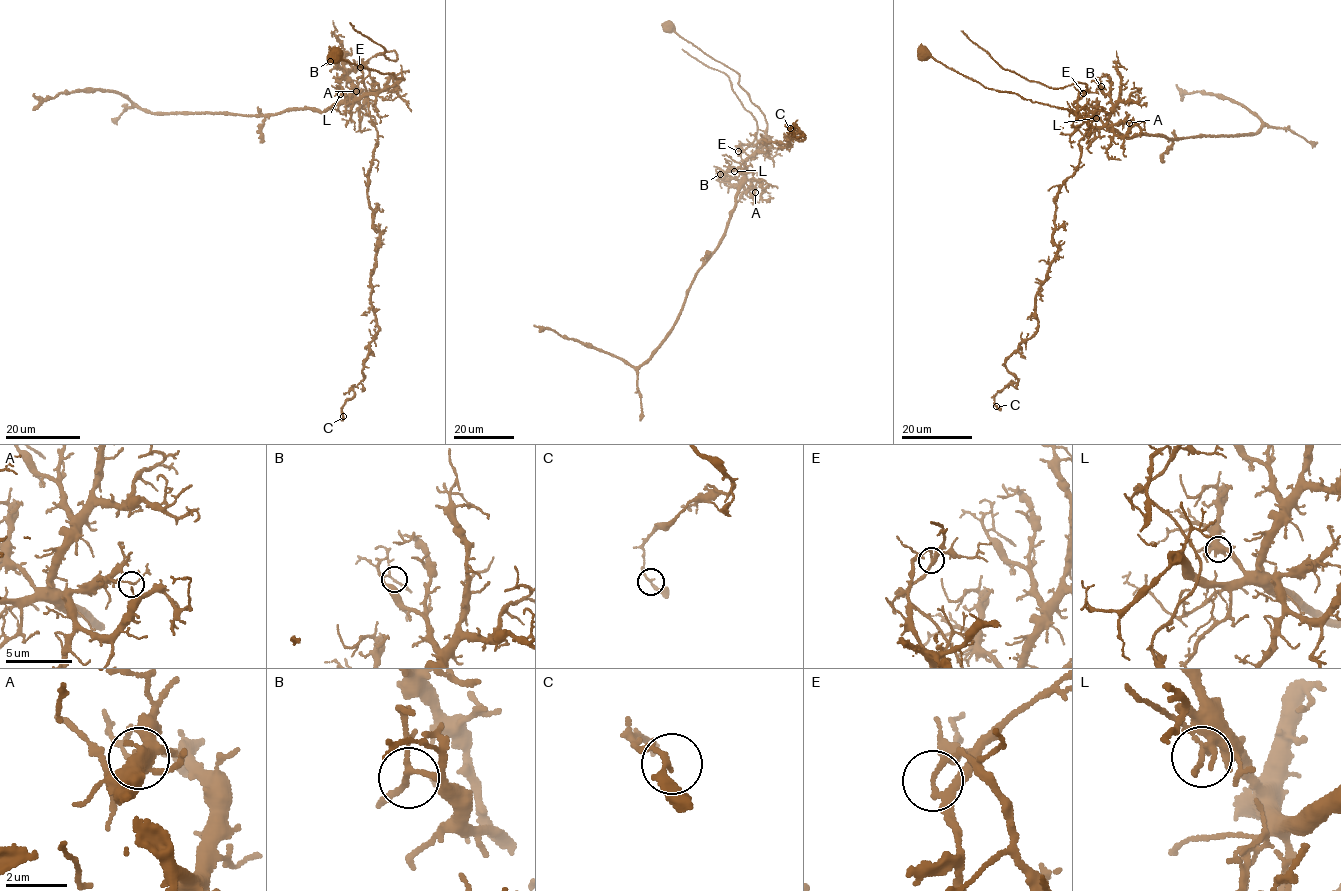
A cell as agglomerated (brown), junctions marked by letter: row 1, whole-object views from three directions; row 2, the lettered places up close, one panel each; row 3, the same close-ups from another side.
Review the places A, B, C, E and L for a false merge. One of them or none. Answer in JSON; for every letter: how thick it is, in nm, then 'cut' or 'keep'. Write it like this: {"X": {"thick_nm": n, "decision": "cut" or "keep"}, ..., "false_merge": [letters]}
{"A": {"thick_nm": 120, "decision": "keep"}, "B": {"thick_nm": 150, "decision": "keep"}, "C": {"thick_nm": 160, "decision": "keep"}, "E": {"thick_nm": 160, "decision": "cut"}, "L": {"thick_nm": 220, "decision": "keep"}, "false_merge": ["E"]}

